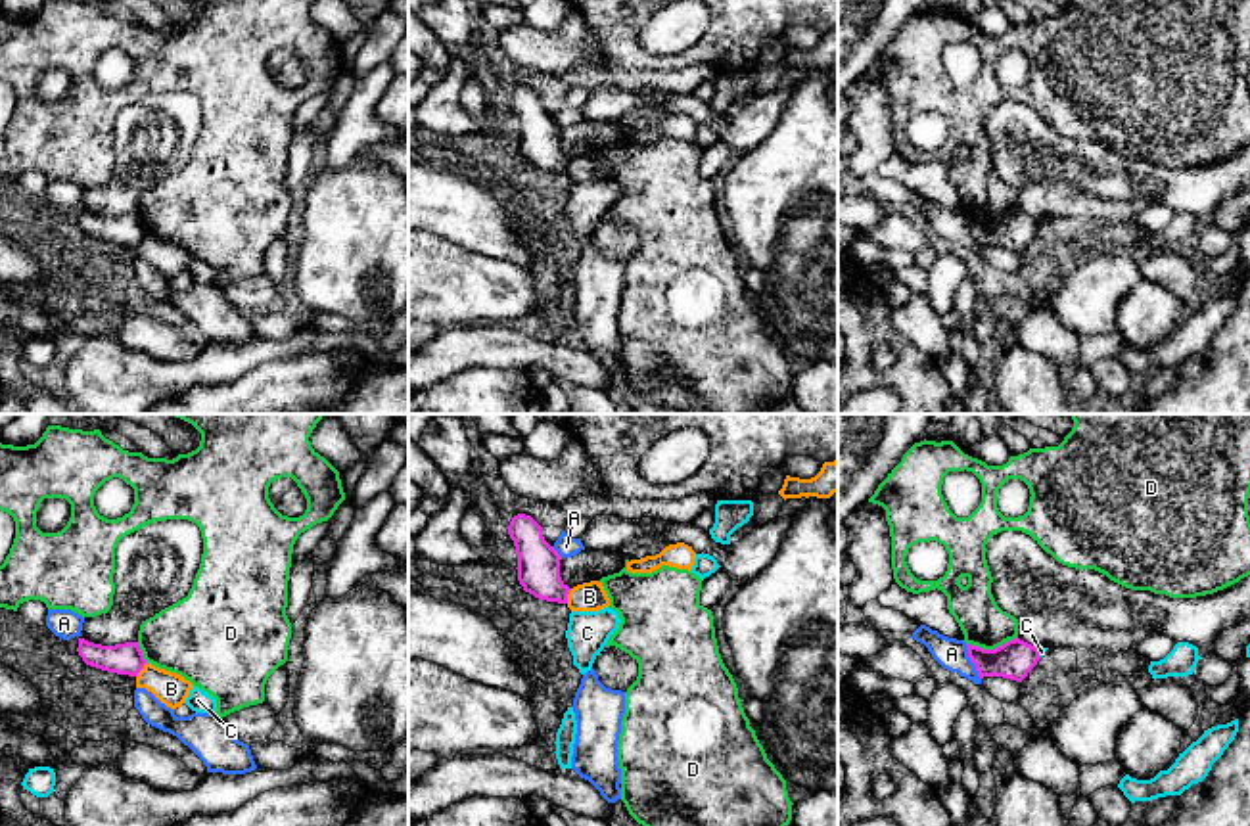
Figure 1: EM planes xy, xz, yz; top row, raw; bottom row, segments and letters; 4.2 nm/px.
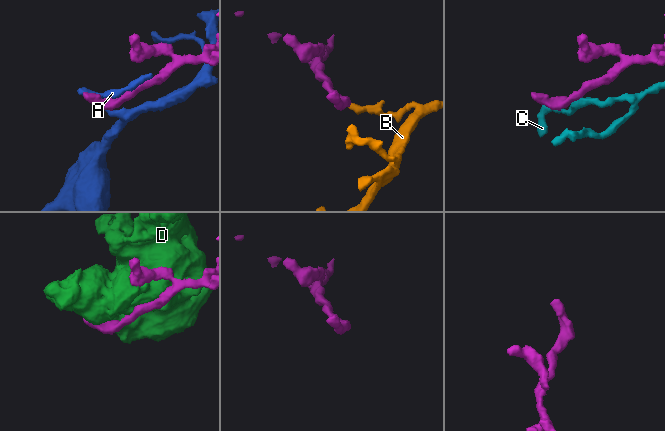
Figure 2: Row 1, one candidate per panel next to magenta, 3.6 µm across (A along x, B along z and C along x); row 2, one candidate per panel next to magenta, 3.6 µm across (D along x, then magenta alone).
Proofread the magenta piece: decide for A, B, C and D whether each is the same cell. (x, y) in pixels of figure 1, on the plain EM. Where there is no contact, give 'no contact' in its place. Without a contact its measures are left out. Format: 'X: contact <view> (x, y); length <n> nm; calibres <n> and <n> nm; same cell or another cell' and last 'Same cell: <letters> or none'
A: contact yz (971, 230); length 170 nm; calibres 160 and 140 nm; another cell
B: contact xz (566, 167); length 70 nm; calibres 180 and 130 nm; another cell
C: contact yz (1038, 225); length 40 nm; calibres 160 and 30 nm; another cell
D: contact yz (992, 221); length 220 nm; calibres 160 and 190 nm; another cell
Same cell: none

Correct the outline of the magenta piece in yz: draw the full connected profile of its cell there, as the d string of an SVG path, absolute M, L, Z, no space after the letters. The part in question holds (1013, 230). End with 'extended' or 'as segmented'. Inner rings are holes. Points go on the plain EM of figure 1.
M1020 209L1008 211L995 220L966 215L968 228L978 247L1003 247L1022 253L1041 230L1039 220Z; as segmented

